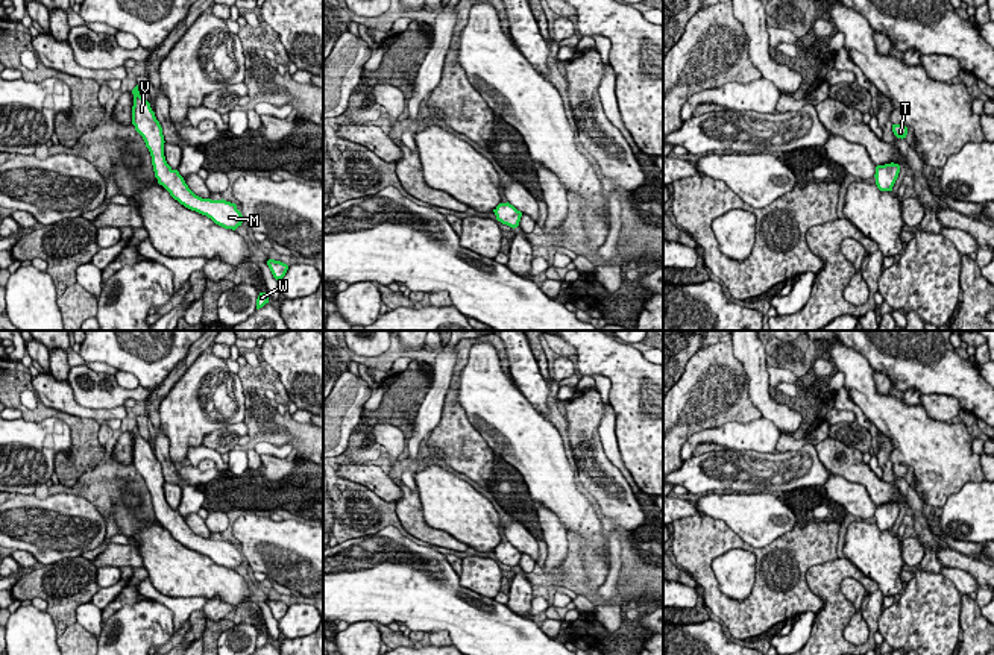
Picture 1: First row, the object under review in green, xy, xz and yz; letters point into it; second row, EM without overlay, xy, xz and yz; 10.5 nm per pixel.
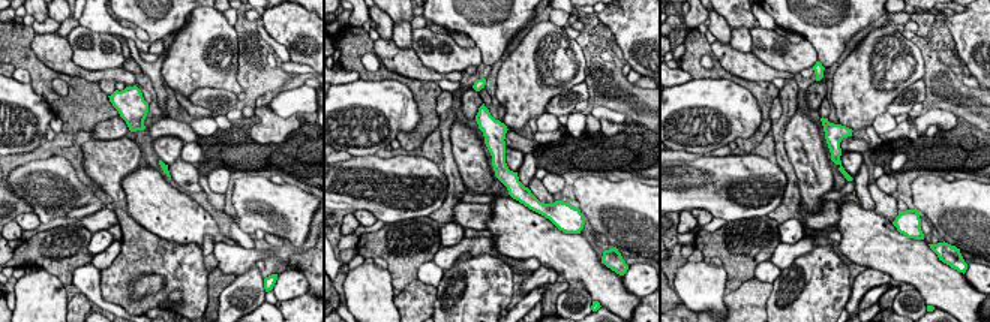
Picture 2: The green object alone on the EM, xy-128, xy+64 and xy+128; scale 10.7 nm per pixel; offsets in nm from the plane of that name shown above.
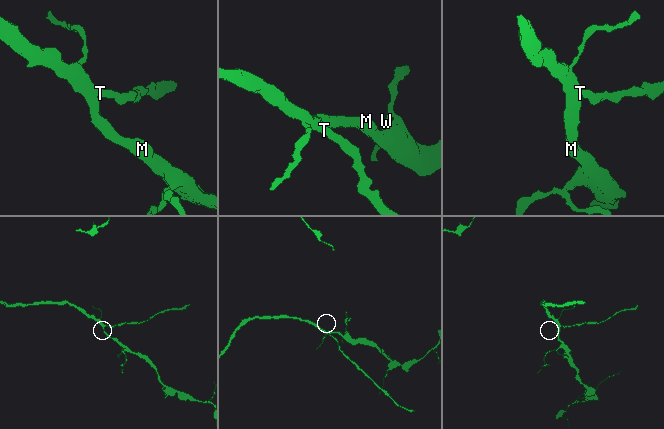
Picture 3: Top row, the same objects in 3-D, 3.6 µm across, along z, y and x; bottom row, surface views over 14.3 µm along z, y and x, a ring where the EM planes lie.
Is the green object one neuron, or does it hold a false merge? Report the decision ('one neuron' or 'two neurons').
one neuron

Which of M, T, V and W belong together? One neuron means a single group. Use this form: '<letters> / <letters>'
M T V W

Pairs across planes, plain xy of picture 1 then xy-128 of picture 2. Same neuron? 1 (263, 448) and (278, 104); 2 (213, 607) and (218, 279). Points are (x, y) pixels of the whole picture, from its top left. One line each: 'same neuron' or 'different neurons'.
1: same neuron
2: different neurons

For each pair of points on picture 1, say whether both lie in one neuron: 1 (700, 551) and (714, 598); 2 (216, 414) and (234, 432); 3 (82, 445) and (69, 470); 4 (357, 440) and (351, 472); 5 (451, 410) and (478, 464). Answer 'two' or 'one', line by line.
1: one
2: two
3: one
4: two
5: one

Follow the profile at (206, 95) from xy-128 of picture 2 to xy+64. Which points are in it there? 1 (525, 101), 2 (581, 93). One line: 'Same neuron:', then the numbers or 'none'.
Same neuron: 2

